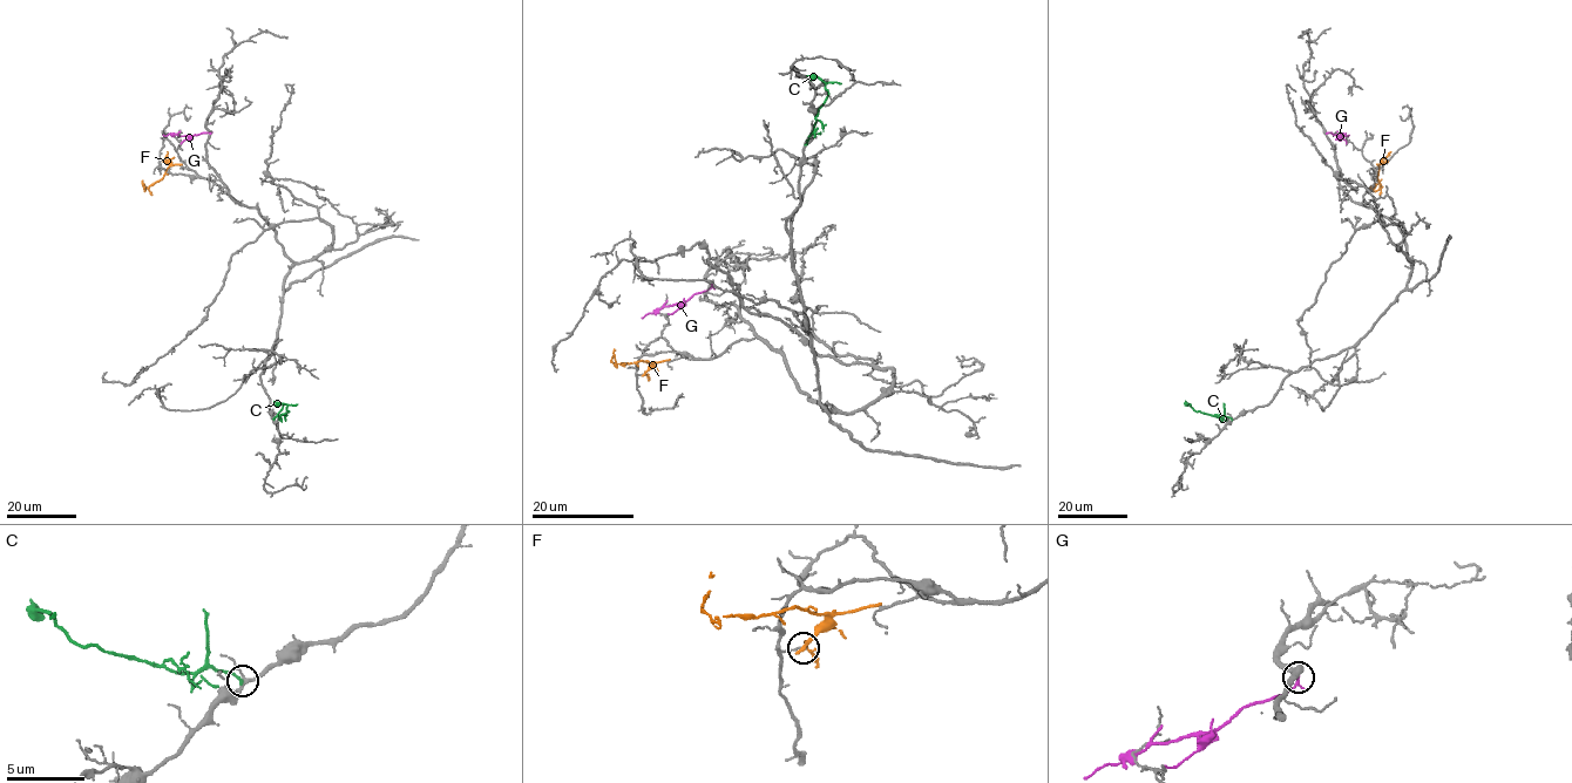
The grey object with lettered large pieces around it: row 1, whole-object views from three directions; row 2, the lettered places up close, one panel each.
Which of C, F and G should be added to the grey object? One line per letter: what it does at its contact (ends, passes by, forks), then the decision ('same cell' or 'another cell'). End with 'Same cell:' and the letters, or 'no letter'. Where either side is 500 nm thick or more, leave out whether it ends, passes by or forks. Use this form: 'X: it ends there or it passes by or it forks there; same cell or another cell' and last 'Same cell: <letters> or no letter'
C: it ends there; another cell
F: it passes by; another cell
G: it ends there; another cell
Same cell: no letter

